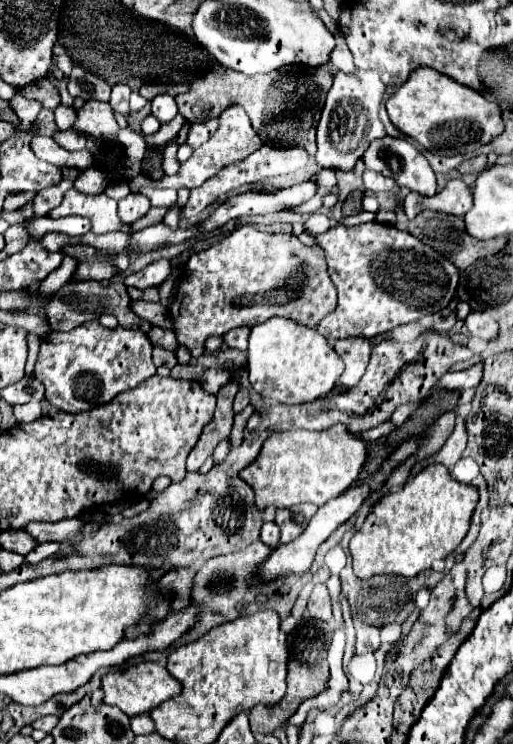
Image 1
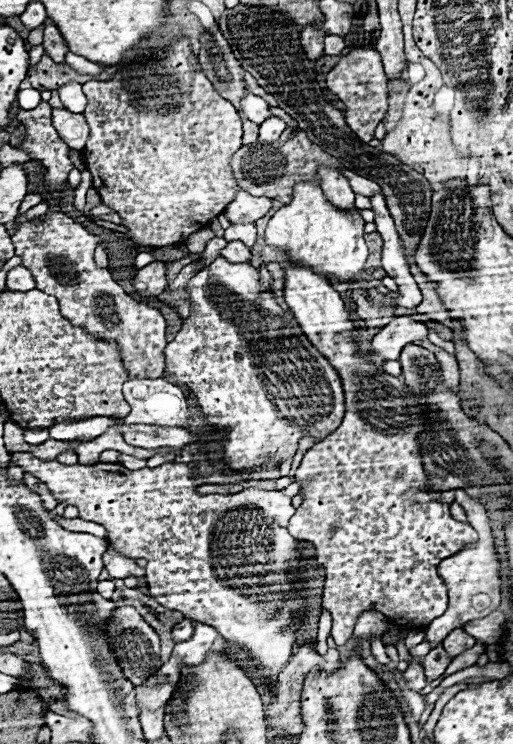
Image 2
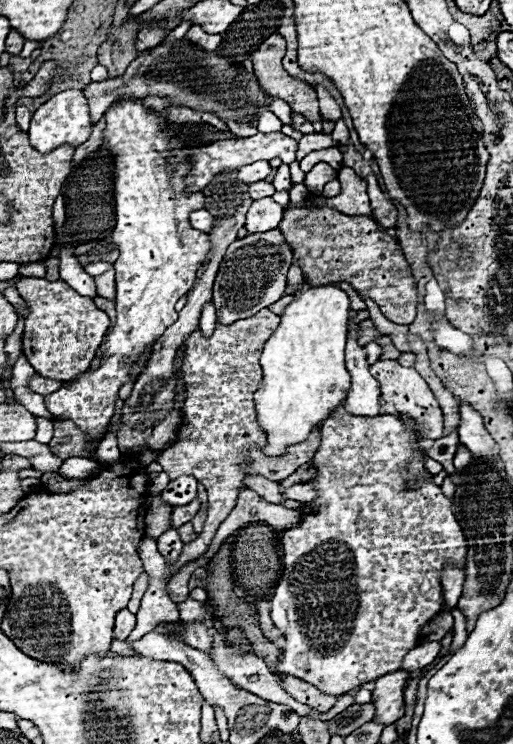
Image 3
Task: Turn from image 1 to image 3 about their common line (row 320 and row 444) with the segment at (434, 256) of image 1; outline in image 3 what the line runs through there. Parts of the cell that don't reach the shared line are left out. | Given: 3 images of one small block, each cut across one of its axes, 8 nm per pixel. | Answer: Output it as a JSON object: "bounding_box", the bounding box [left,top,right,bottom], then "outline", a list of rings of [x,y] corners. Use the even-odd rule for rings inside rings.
{"bounding_box":[270,406,466,696],"outline":[[[338,406],[330,414],[330,418],[322,424],[322,442],[314,454],[314,466],[318,468],[318,474],[314,480],[308,482],[308,484],[314,484],[318,490],[318,498],[312,502],[312,506],[318,510],[312,514],[302,514],[298,524],[294,524],[292,528],[282,532],[284,570],[282,570],[282,576],[280,576],[276,590],[272,594],[270,618],[272,618],[274,626],[284,634],[286,646],[280,650],[276,670],[282,674],[300,678],[300,680],[316,686],[324,694],[340,696],[354,688],[364,686],[366,682],[374,682],[378,676],[396,672],[400,668],[404,654],[410,652],[410,648],[418,646],[418,636],[420,636],[422,626],[426,622],[430,622],[442,610],[440,570],[442,570],[444,562],[452,560],[458,564],[458,568],[464,568],[464,560],[466,560],[464,534],[450,510],[450,500],[442,494],[440,486],[432,484],[432,476],[428,472],[424,472],[424,464],[422,464],[424,452],[416,450],[418,448],[416,440],[418,440],[418,434],[414,432],[410,422],[404,422],[404,420],[400,420],[396,416],[388,416],[388,414],[386,416],[370,416],[370,418],[368,416],[352,416],[352,414],[344,412],[342,406]],[[410,484],[418,484],[418,486],[412,490]],[[332,540],[342,542],[342,544],[328,544]]]}

